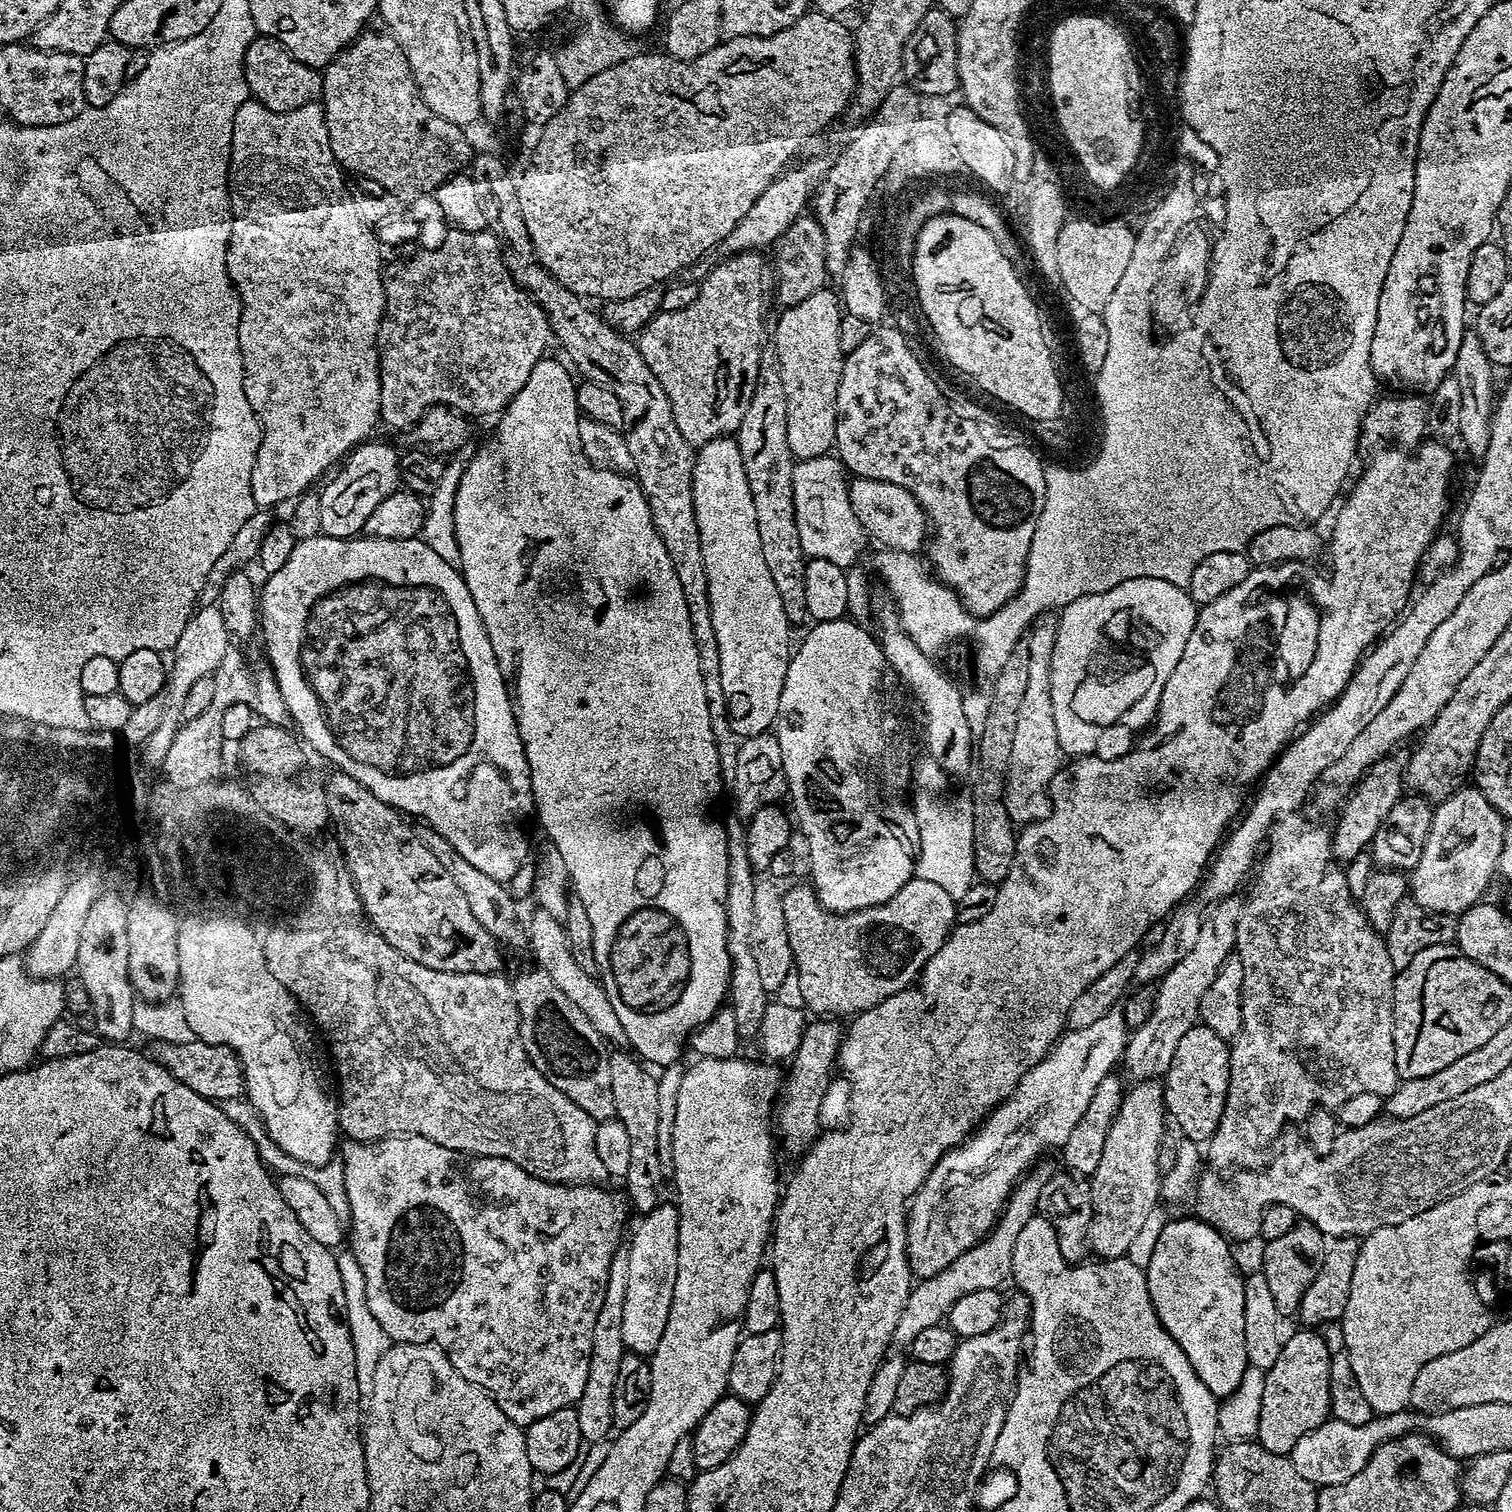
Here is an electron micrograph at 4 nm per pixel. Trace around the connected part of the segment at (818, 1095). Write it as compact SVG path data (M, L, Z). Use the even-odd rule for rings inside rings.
M832 1018L813 1019L802 1034L797 1052L790 1059L788 1072L786 1068L786 1079L782 1084L784 1148L793 1158L808 1151L821 1127L820 1103L824 1100L824 1091L832 1080L832 1068L834 1072L840 1055L842 1028L836 1024L839 1023Z

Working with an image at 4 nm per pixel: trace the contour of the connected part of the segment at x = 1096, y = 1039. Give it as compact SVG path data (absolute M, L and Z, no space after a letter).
M1113 1010L1102 1014L1098 1022L1082 1030L1068 1030L1052 1045L1052 1051L1040 1060L1018 1082L1016 1089L1003 1104L988 1113L983 1124L968 1137L964 1143L951 1148L944 1157L930 1170L926 1182L912 1197L908 1205L908 1265L912 1268L913 1277L925 1280L942 1270L958 1254L970 1250L977 1240L984 1239L991 1232L999 1218L1008 1195L1021 1179L1033 1167L1039 1152L1047 1148L1059 1149L1070 1138L1070 1130L1078 1126L1078 1118L1086 1114L1094 1090L1102 1078L1113 1075L1115 1064L1121 1063L1124 1047L1128 1045L1130 1027L1124 1020L1123 1011Z

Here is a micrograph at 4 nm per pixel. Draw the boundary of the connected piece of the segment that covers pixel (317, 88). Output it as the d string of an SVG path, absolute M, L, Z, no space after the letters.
M257 35L250 42L244 55L244 73L251 99L275 112L298 110L298 106L319 101L324 90L321 69L294 58L294 54L273 36Z

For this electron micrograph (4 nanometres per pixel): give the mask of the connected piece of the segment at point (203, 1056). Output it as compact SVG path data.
M193 1038L190 1042L153 1040L147 1045L146 1054L155 1064L161 1064L182 1086L190 1086L194 1094L213 1102L234 1098L244 1092L244 1071L235 1055L219 1044Z

